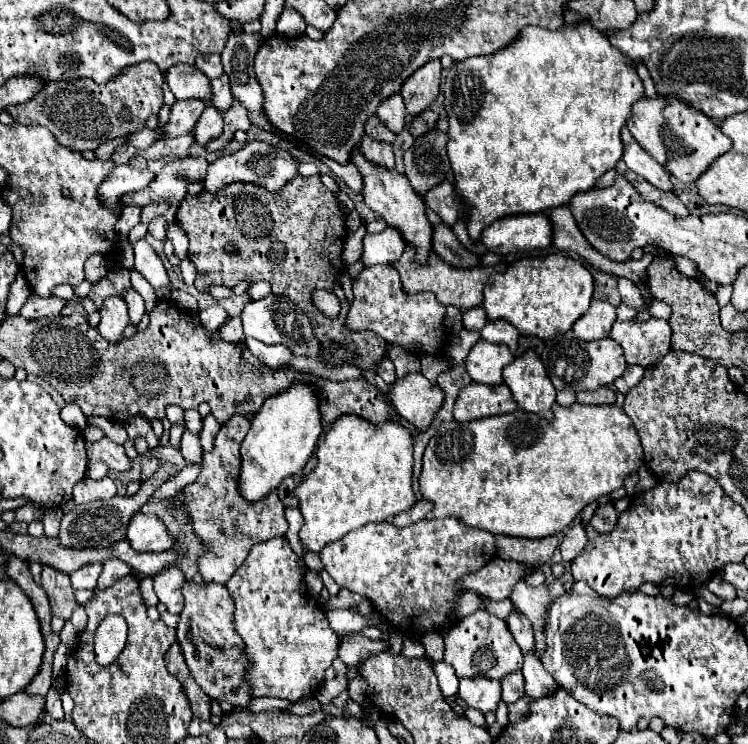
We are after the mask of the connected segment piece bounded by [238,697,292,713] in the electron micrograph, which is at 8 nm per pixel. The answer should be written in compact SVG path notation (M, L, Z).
M270 697L255 698L249 703L248 706L238 708L238 710L243 709L252 713L258 713L261 711L272 709L286 710L291 704L292 703L288 702L288 700L282 700L279 698L270 698Z

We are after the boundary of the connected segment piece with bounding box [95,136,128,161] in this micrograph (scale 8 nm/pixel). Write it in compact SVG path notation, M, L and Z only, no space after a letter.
M127 136L120 137L102 144L95 150L96 157L102 161L108 160L112 156L115 149L118 146L124 145L127 139Z

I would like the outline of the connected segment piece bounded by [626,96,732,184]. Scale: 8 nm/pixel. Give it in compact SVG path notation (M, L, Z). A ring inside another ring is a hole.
M658 96L654 100L640 98L632 104L632 116L626 122L628 130L636 138L636 142L658 160L670 174L674 174L680 182L696 182L700 172L708 168L718 156L730 150L732 142L728 136L720 132L720 128L704 116L704 112L690 108L678 98Z

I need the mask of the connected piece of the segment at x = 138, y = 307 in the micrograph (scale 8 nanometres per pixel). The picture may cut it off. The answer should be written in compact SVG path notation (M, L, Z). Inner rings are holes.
M128 290L128 294L124 296L126 304L128 304L128 318L130 318L130 324L140 324L146 308L144 308L144 300L142 296L136 292L136 290Z

